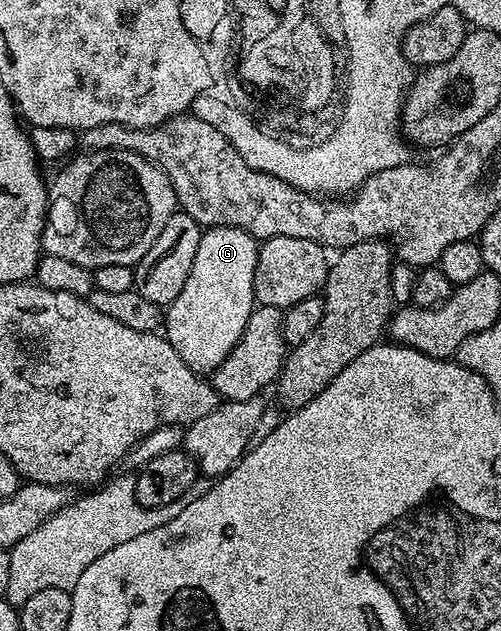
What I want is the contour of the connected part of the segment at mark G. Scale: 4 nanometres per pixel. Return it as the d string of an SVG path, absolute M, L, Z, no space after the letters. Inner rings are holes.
M208 228L200 238L200 250L196 250L196 258L192 262L192 270L188 274L188 282L184 282L184 290L176 294L176 298L164 312L164 335L166 341L188 362L192 371L199 374L213 374L228 358L232 346L240 342L244 334L244 326L248 326L248 318L254 313L254 275L256 274L256 258L260 244L254 237L239 228Z

